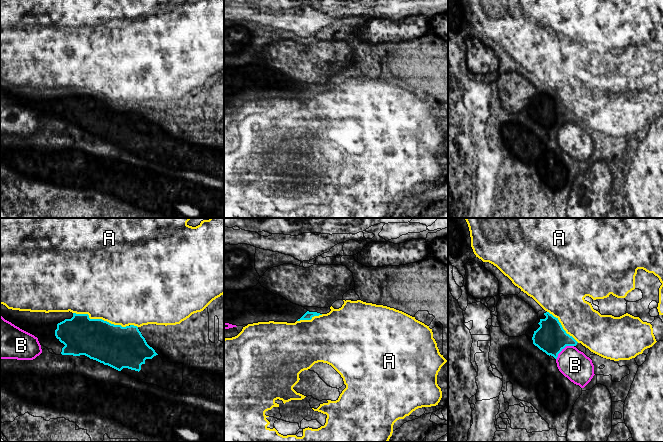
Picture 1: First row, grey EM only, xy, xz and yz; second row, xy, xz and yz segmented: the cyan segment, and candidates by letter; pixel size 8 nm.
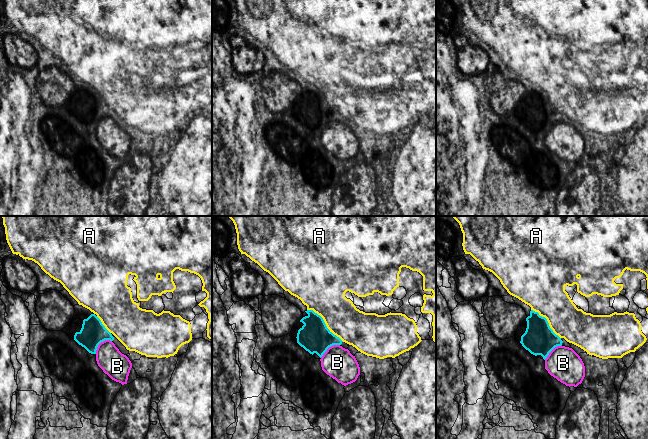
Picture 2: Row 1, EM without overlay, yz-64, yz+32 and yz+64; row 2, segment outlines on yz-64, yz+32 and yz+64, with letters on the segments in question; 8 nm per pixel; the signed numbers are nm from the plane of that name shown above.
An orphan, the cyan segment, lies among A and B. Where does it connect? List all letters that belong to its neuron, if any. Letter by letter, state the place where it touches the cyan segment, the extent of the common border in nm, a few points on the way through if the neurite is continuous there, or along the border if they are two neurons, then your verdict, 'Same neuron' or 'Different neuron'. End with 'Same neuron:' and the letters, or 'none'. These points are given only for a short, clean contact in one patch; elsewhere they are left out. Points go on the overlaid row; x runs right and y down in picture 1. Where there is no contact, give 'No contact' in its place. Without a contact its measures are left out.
A: Touches cyan at xy (100, 319). Shared border 460 nm. Different neuron
B: Touches cyan at yz (563, 348). Shared border 180 nm. Different neuron
Same neuron: none

